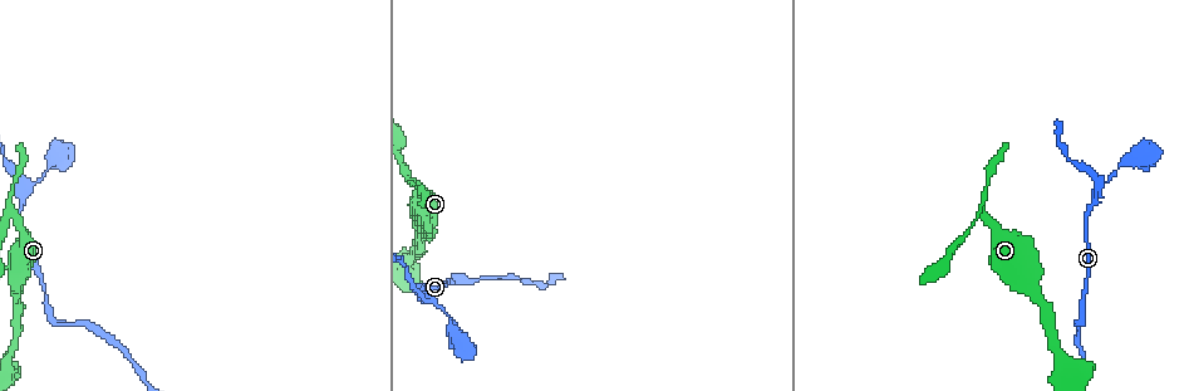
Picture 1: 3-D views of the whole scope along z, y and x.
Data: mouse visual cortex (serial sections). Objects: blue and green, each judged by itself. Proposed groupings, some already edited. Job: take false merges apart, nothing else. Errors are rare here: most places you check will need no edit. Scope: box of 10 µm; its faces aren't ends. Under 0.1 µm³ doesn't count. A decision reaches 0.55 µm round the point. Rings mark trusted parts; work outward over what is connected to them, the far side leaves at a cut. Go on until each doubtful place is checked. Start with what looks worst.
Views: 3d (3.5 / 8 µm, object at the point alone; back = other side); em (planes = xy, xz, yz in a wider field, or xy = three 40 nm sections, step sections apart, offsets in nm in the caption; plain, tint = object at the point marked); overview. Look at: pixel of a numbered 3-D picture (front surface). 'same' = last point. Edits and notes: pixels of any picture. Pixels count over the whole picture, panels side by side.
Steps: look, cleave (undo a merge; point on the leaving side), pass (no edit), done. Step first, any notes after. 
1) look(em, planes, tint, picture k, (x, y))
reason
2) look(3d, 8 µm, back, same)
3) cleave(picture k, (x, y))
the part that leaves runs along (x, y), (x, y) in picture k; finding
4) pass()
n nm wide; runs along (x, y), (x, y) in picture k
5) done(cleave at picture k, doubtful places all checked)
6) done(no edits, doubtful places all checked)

look(3d, 3.5 µm, picture 1, (1081, 322))
sharp bend

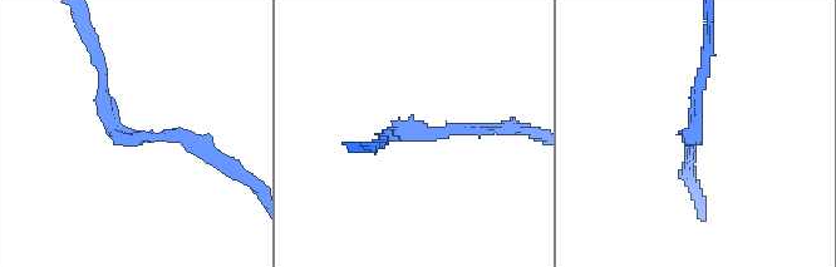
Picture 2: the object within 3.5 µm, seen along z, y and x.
look(em, xy, step 1, tint, picture 2, (119, 135))
arms of 150, 150 nm; need the tissue

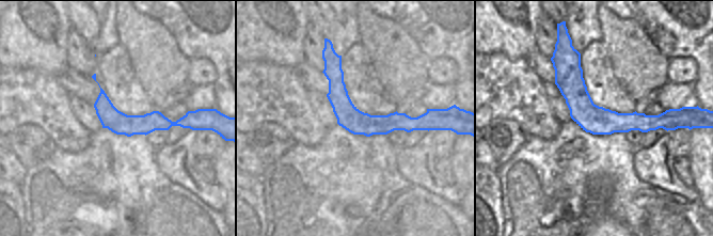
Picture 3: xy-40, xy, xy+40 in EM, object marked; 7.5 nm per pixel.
pass()
all the same cell

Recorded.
look(3d, 8 µm, picture 1, (1096, 188))
branch point

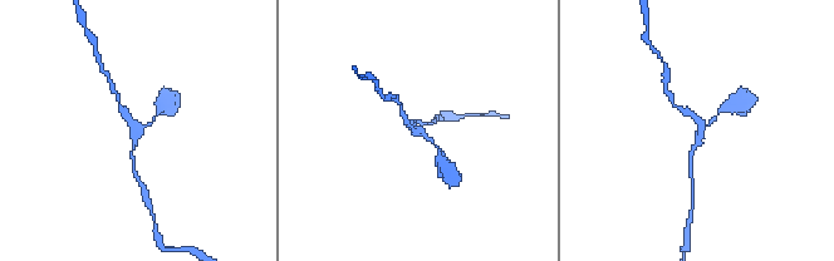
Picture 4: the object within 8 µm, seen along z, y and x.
look(3d, 3.5 µm, same)

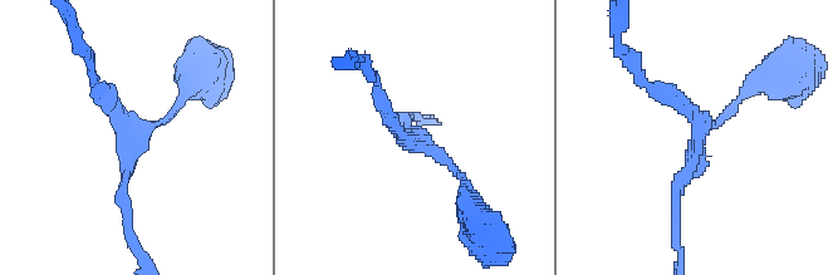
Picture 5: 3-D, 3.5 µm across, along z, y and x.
look(em, xy, step 3, tint, picture 5, (696, 135))
3 arms; arms of 100, 150, 150 nm; need the tissue

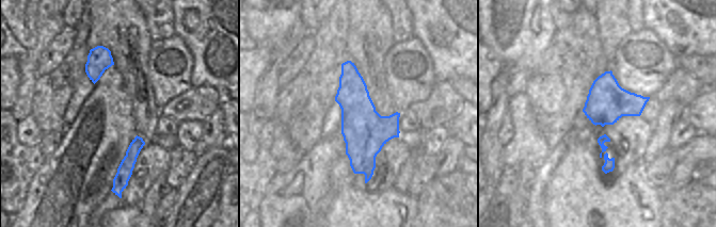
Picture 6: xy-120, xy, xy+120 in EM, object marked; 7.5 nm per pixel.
pass()
runs along (347, 64), (363, 128), (367, 177) in picture 6; continuous, no second cell

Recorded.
look(3d, 3.5 µm, picture 1, (984, 219))
abrupt turn

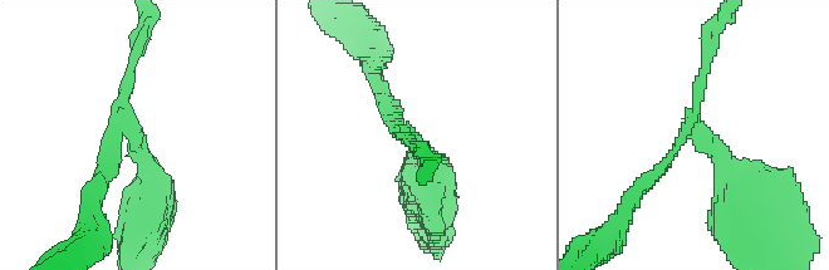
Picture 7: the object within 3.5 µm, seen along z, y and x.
look(em, xy, step 5, tint, picture 7, (134, 136))
need the tissue

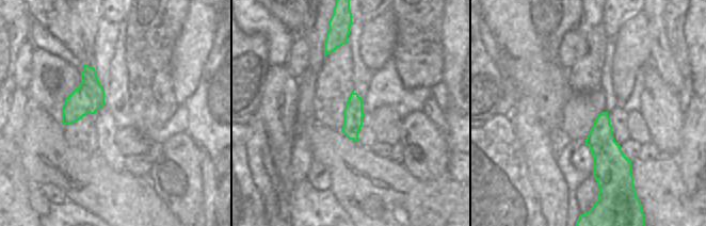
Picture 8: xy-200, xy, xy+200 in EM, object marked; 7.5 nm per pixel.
cleave(picture 7, (701, 82))
two cells meet here

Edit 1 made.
done(cleave at picture 7, doubtful places all checked)

